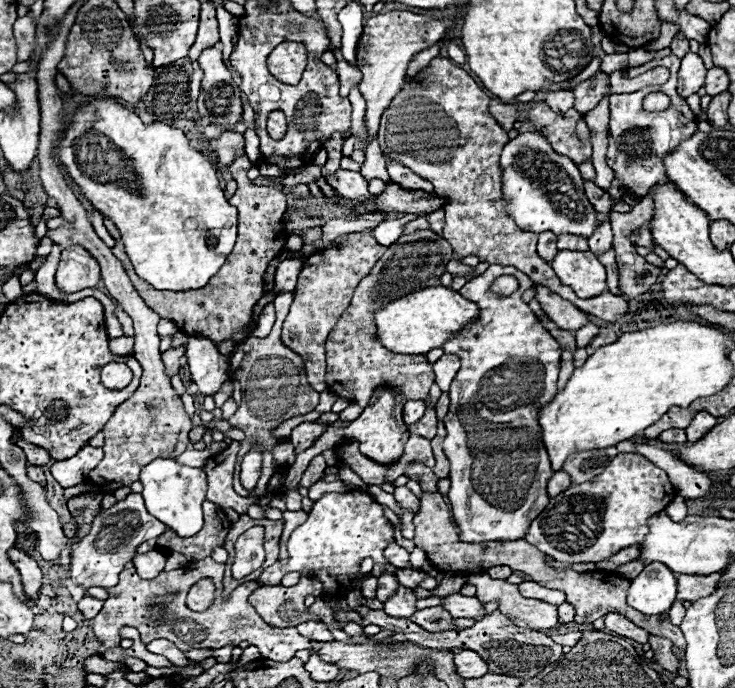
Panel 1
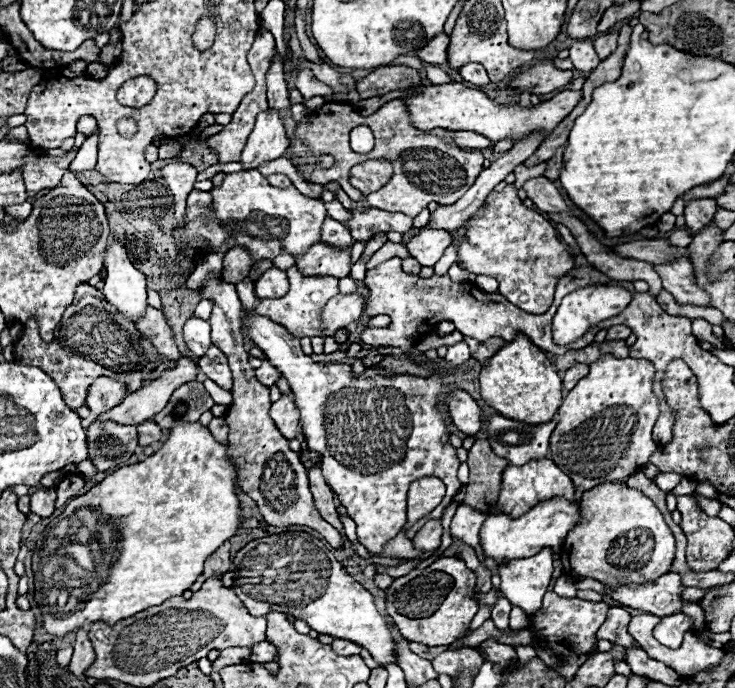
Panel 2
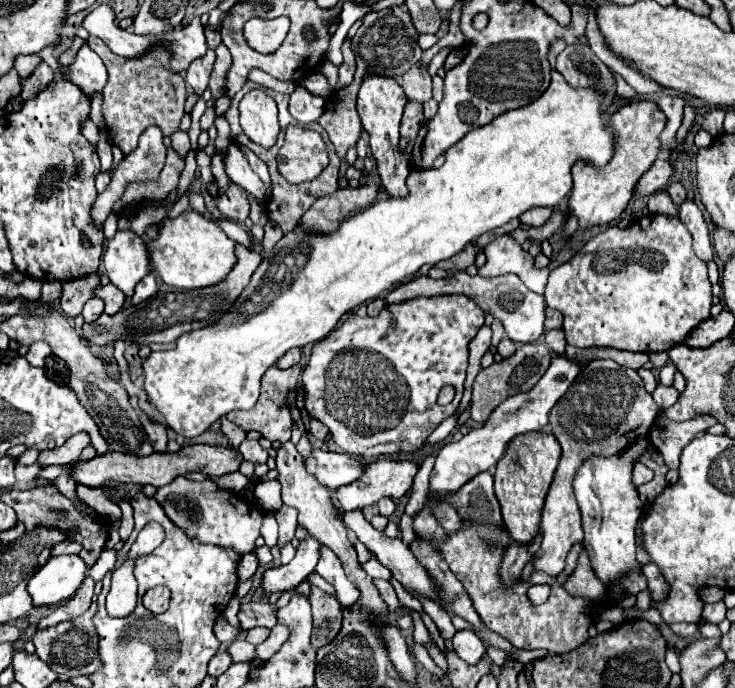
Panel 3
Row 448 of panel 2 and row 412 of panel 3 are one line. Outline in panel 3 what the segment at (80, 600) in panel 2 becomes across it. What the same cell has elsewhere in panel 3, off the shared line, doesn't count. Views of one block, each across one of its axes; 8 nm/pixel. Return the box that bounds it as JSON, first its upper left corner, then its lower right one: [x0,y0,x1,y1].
[144,70,614,438]

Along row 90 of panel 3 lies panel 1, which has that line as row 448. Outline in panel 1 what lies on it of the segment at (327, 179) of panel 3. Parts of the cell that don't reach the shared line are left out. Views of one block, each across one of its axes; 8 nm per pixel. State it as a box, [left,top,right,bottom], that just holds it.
[228,292,318,496]

